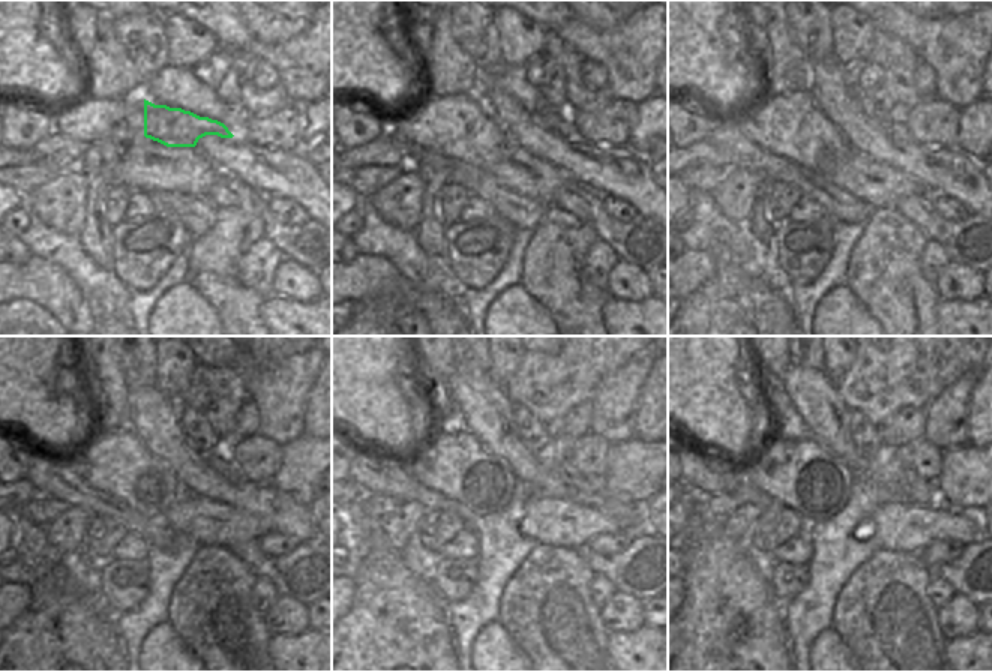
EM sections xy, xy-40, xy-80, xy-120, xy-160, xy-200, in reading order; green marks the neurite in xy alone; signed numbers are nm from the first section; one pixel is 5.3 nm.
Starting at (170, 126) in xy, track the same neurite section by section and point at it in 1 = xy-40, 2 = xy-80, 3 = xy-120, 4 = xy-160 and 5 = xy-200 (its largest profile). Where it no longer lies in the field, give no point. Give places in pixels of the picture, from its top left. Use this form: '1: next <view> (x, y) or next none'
1: next xy-40 (559, 122)
2: next xy-80 (893, 123)
3: next xy-120 (219, 461)
4: next xy-160 (569, 476)
5: next xy-200 (911, 486)

